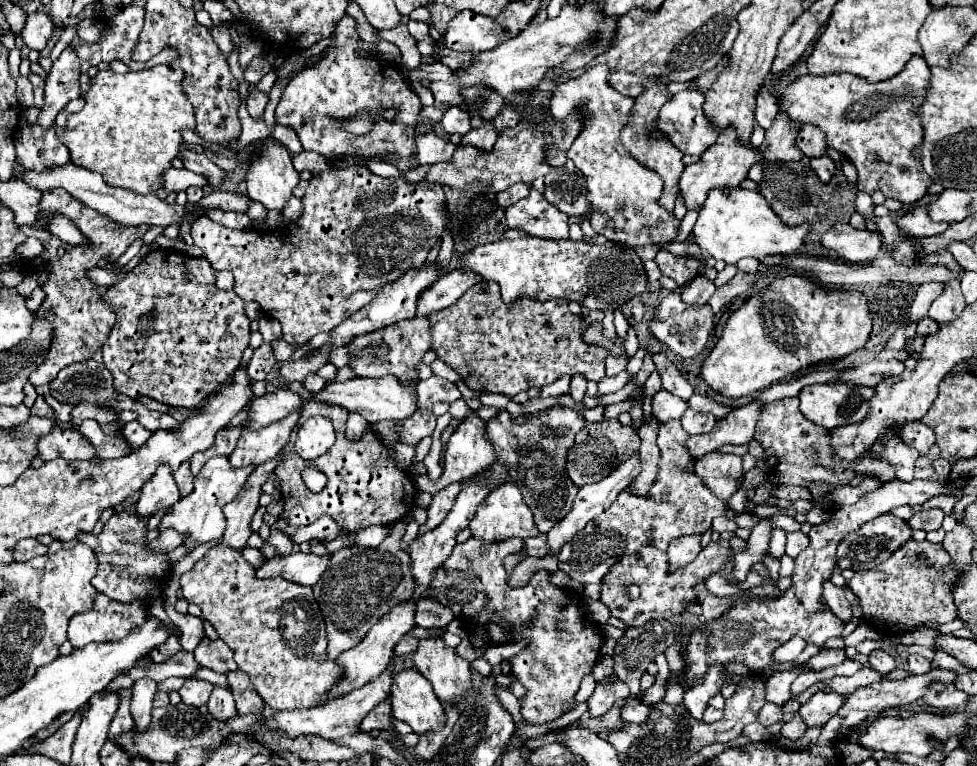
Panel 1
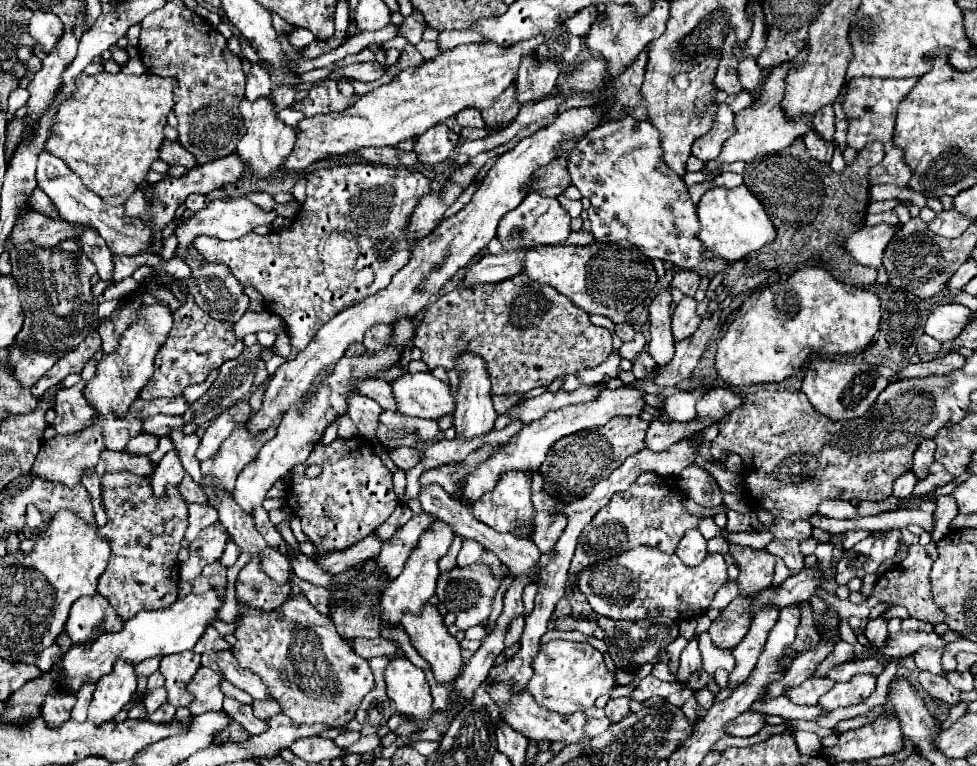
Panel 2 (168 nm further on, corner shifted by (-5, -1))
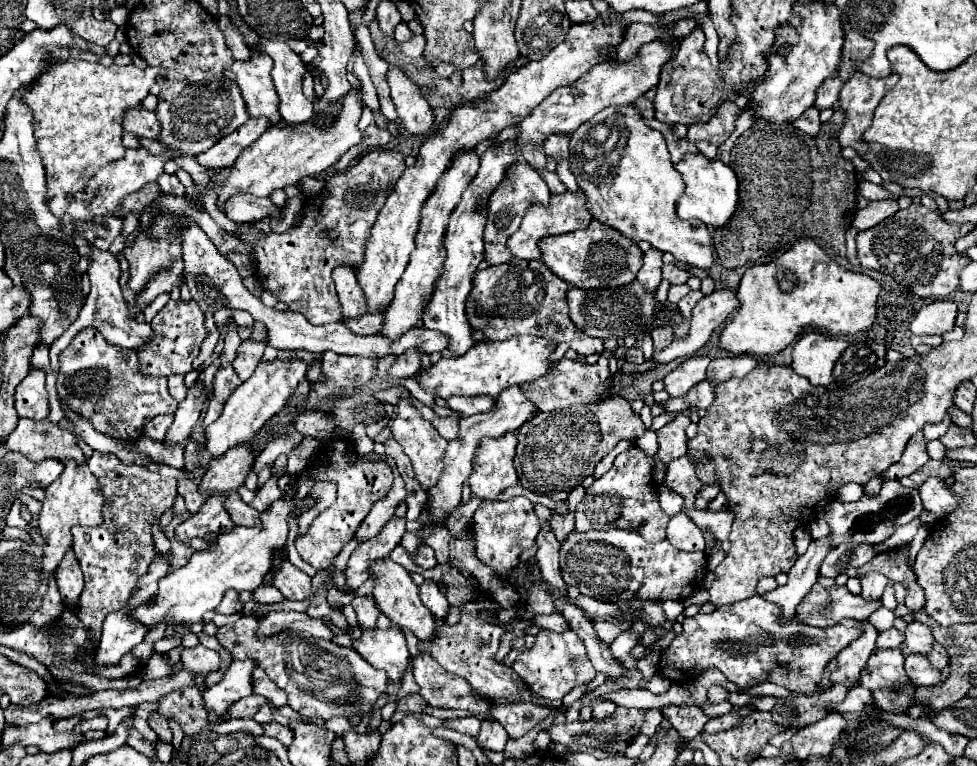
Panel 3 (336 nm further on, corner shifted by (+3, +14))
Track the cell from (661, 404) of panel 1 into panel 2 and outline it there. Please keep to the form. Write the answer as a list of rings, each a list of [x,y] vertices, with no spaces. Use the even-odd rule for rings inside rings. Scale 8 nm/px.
[[[704,387],[694,391],[680,391],[666,399],[664,411],[672,421],[692,421],[696,417],[696,401],[706,393]]]

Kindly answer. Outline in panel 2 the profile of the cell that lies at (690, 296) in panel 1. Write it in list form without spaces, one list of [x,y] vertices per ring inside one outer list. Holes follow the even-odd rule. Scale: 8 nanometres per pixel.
[[[684,297],[676,309],[674,309],[674,315],[672,315],[672,337],[674,337],[674,343],[680,343],[688,337],[694,335],[694,331],[698,329],[700,325],[700,317],[696,315],[696,301],[692,297]]]

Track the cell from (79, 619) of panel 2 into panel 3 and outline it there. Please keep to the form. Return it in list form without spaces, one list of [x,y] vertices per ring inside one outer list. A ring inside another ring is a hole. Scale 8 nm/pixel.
[[[68,552],[64,556],[60,568],[56,570],[56,582],[58,582],[58,590],[64,604],[74,608],[78,604],[80,592],[84,590],[84,576],[80,572],[80,566],[76,564],[74,552]]]

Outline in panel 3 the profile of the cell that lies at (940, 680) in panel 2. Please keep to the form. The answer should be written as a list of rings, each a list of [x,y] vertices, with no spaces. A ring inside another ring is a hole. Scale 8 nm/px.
[[[920,654],[906,656],[904,668],[916,686],[932,686],[932,684],[942,682],[942,672],[932,668],[932,664],[928,662],[926,656],[920,656]]]

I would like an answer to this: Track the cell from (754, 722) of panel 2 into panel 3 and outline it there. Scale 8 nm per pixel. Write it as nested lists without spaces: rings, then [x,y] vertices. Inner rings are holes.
[[[668,706],[662,710],[670,724],[684,736],[684,740],[692,740],[702,732],[702,726],[710,720],[700,706]]]

